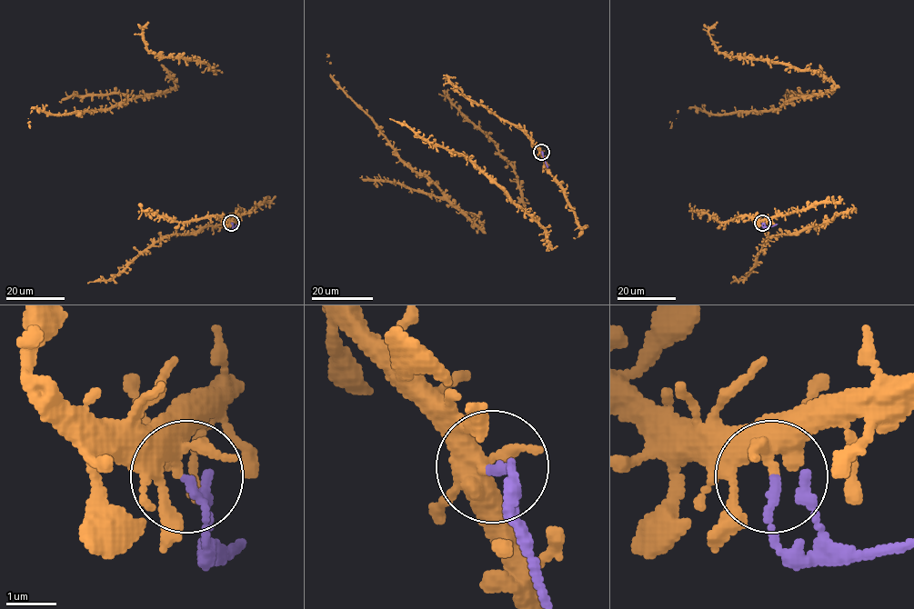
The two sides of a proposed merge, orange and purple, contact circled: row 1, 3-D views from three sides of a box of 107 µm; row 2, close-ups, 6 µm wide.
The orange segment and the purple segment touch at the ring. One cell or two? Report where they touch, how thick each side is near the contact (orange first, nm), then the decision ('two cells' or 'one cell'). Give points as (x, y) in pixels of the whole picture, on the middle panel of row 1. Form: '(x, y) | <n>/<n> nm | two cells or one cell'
(541, 152) | 360/160 nm | two cells

